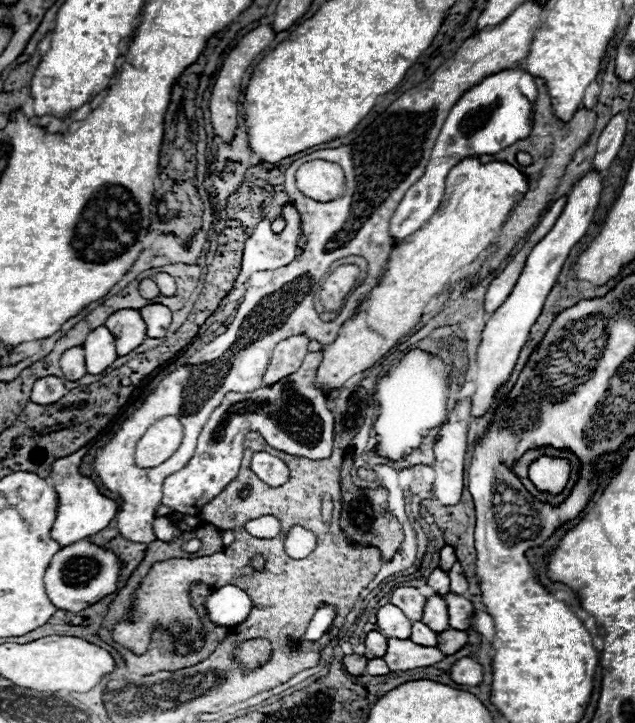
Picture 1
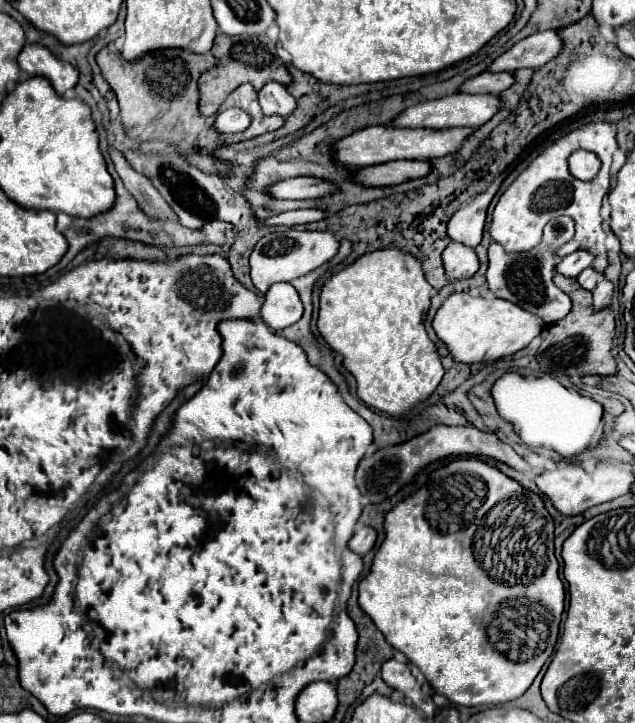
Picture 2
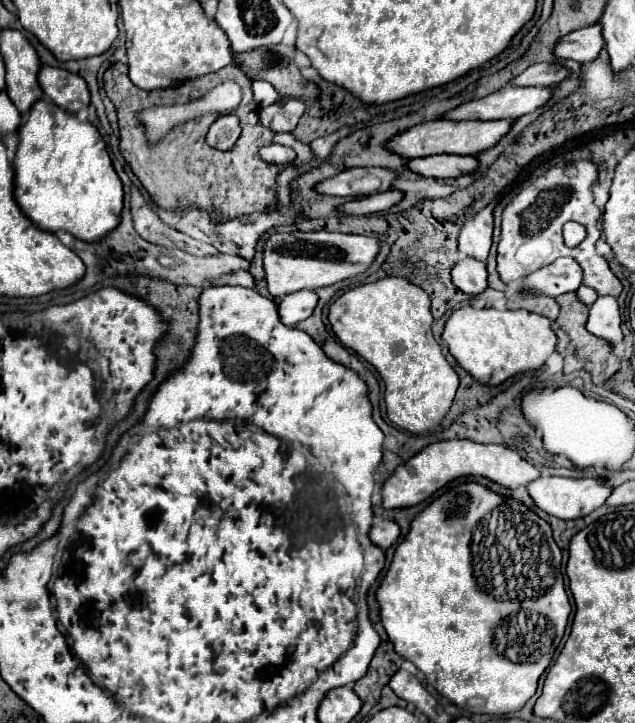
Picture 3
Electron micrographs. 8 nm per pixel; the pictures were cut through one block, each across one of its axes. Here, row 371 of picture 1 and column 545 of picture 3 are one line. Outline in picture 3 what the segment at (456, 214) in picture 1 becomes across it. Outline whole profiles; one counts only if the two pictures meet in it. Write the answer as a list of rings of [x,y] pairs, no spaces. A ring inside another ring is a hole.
[[[472,306],[454,310],[452,316],[446,322],[446,328],[442,332],[444,342],[448,344],[450,354],[456,358],[456,362],[480,384],[484,386],[500,386],[524,372],[532,372],[532,370],[540,370],[546,360],[550,358],[550,354],[556,352],[557,337],[552,328],[550,328],[550,320],[538,314],[532,314],[528,310],[494,310],[494,308],[484,308],[484,310],[476,310]]]

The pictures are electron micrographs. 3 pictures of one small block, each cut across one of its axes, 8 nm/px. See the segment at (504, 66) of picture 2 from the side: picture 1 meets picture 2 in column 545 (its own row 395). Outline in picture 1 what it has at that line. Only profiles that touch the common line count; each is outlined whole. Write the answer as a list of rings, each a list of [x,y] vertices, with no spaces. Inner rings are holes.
[[[46,376],[46,378],[40,378],[34,382],[34,388],[32,388],[32,396],[30,400],[34,404],[54,404],[58,402],[68,390],[64,388],[64,380],[62,378],[56,378],[56,376]]]

